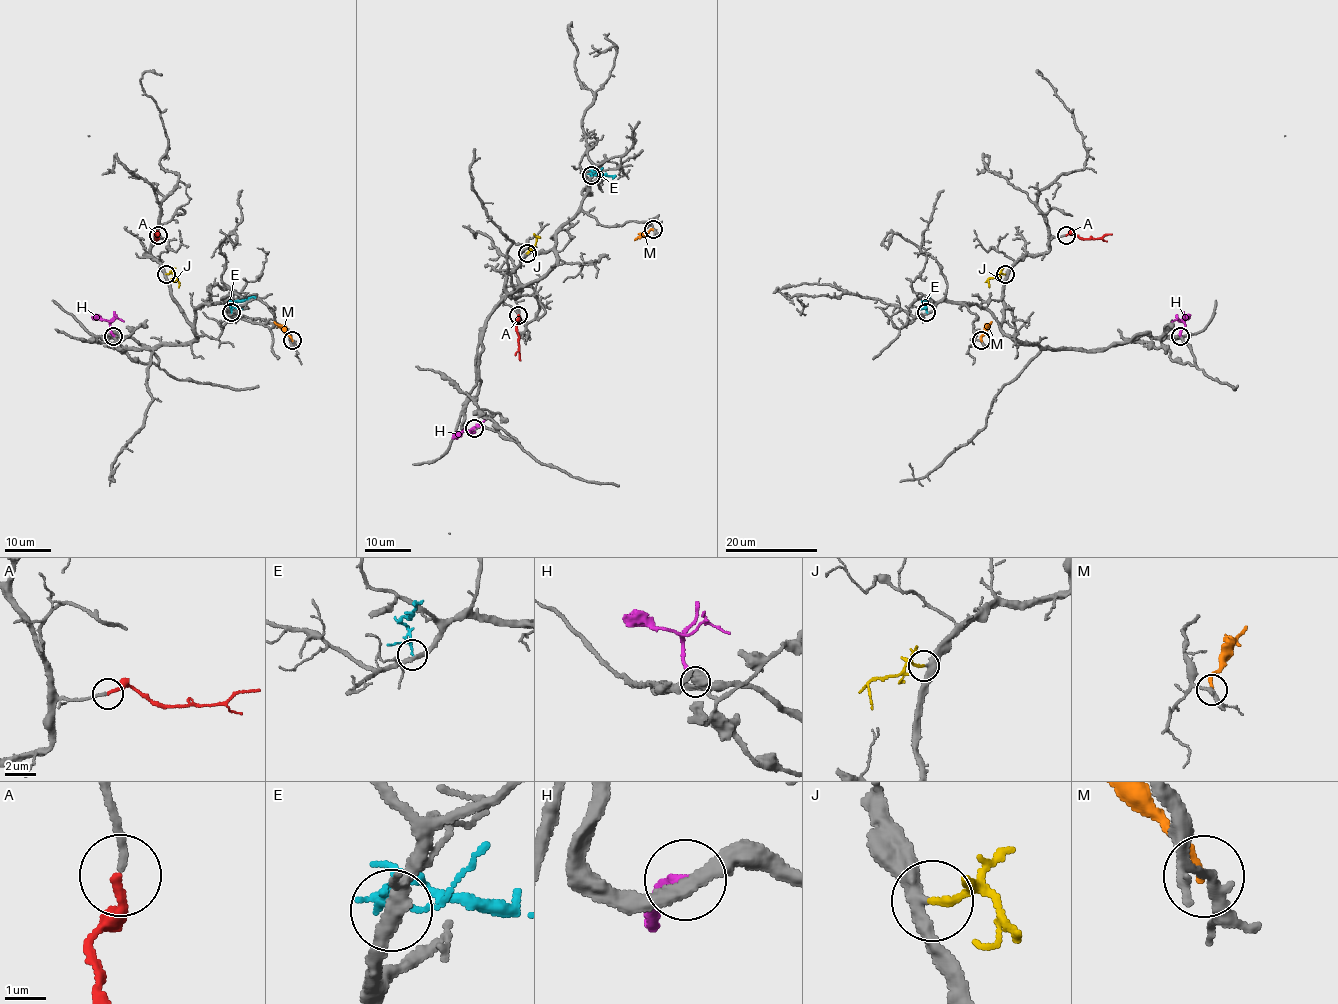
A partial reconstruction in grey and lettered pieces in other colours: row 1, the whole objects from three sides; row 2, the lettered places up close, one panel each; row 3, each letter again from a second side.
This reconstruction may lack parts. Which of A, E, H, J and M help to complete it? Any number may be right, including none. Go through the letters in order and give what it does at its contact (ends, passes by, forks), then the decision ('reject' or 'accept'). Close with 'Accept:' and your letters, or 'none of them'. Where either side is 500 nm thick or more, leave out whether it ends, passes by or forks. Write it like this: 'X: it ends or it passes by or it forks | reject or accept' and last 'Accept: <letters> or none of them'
A: it ends | accept
E: it passes by | reject
H: it ends | reject
J: it ends | accept
M: it ends | reject
Accept: A, J

